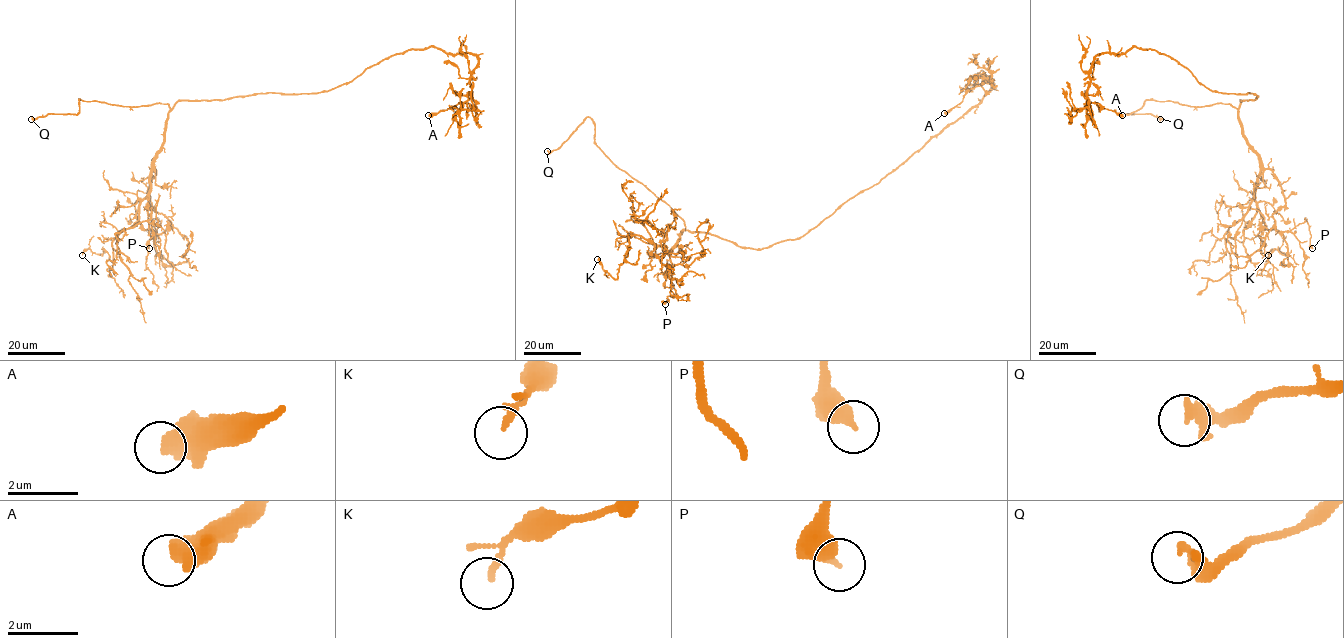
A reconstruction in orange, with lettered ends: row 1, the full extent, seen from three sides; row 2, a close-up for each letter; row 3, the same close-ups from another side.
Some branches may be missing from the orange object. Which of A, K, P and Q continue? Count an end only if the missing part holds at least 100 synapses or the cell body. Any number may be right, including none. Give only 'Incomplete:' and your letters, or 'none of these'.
Incomplete: Q

